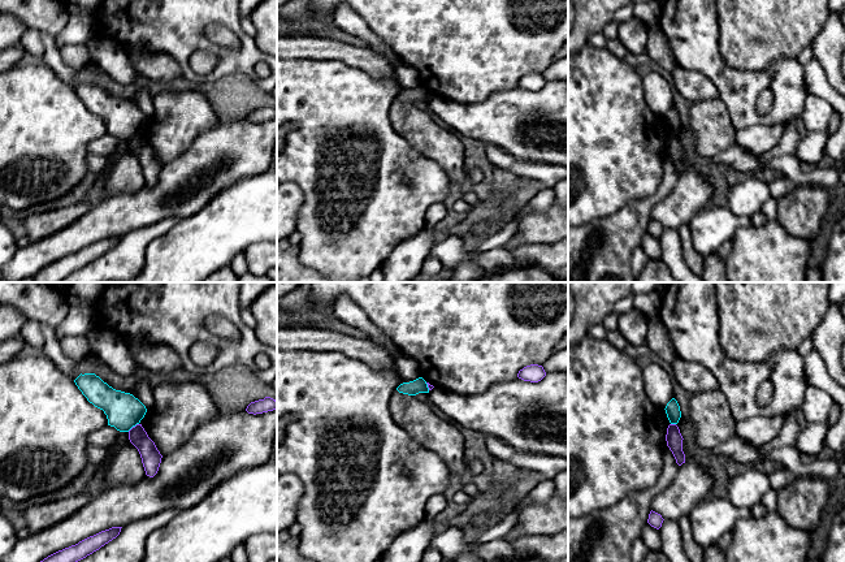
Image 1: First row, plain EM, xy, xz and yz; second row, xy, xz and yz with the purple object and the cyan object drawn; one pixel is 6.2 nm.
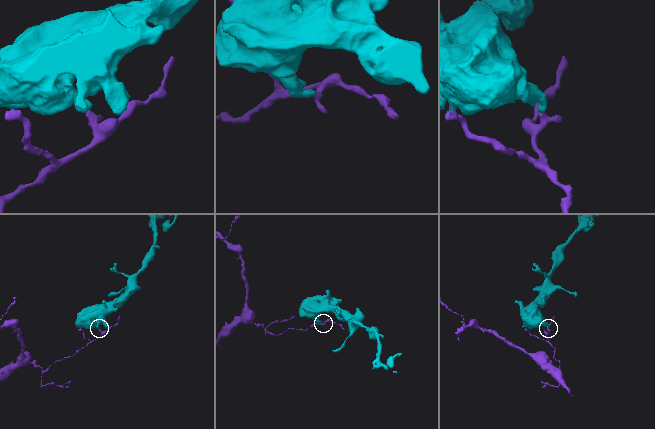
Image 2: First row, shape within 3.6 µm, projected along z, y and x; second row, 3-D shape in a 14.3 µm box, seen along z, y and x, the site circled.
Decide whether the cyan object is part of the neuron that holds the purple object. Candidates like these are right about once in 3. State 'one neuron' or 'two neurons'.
two neurons

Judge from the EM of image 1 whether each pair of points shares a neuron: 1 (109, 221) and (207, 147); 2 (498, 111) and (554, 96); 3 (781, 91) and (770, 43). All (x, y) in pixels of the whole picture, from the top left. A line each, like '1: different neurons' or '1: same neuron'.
1: same neuron
2: same neuron
3: different neurons

